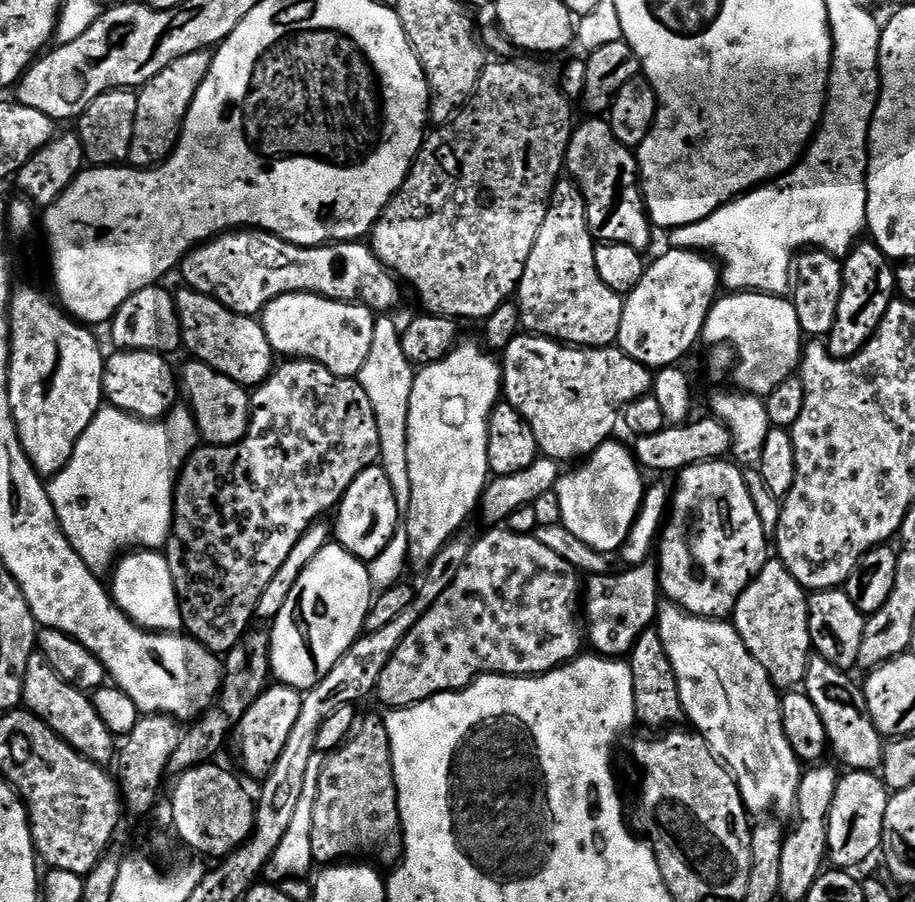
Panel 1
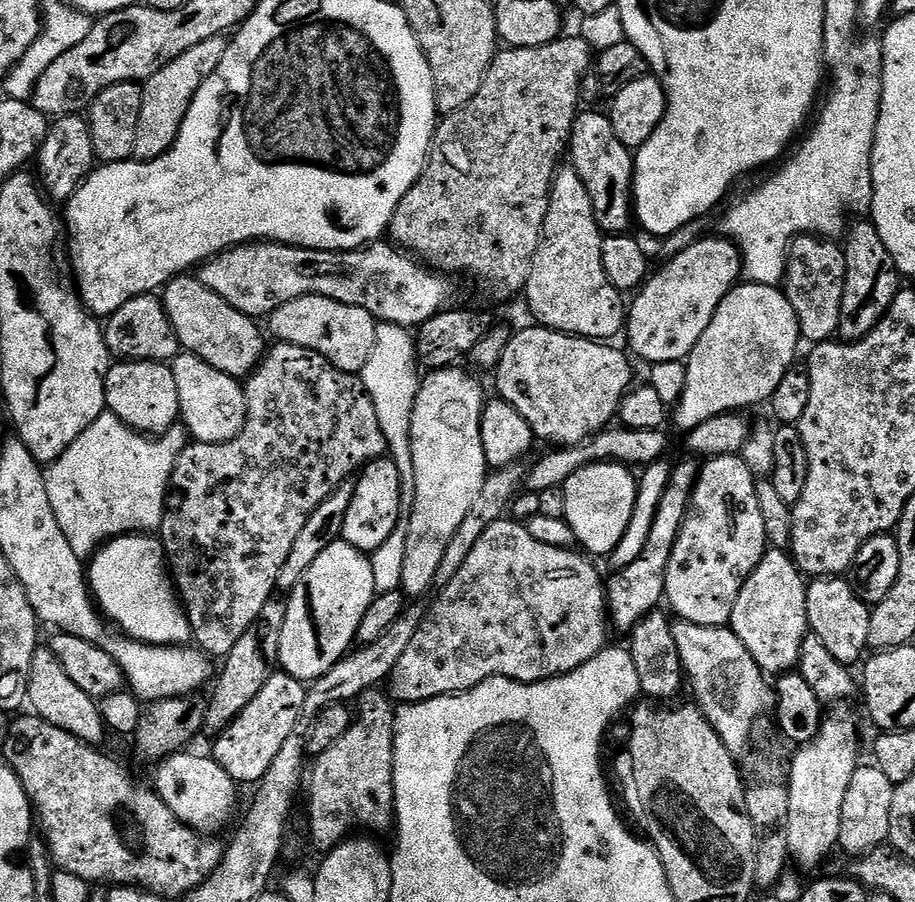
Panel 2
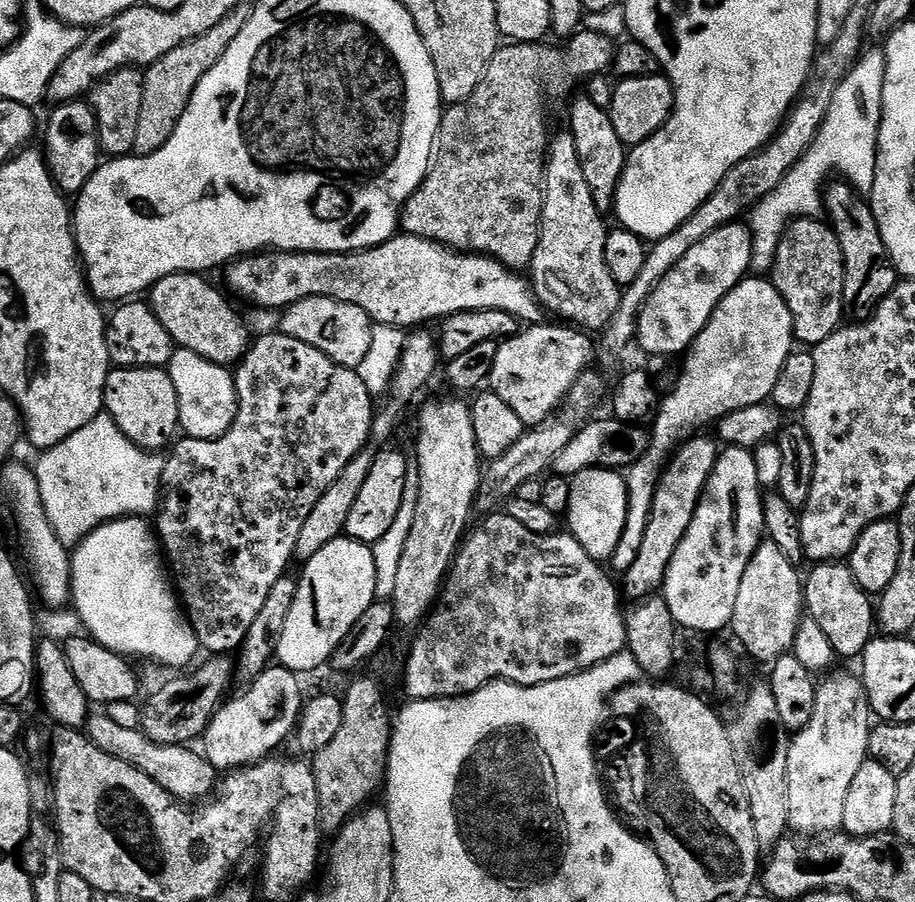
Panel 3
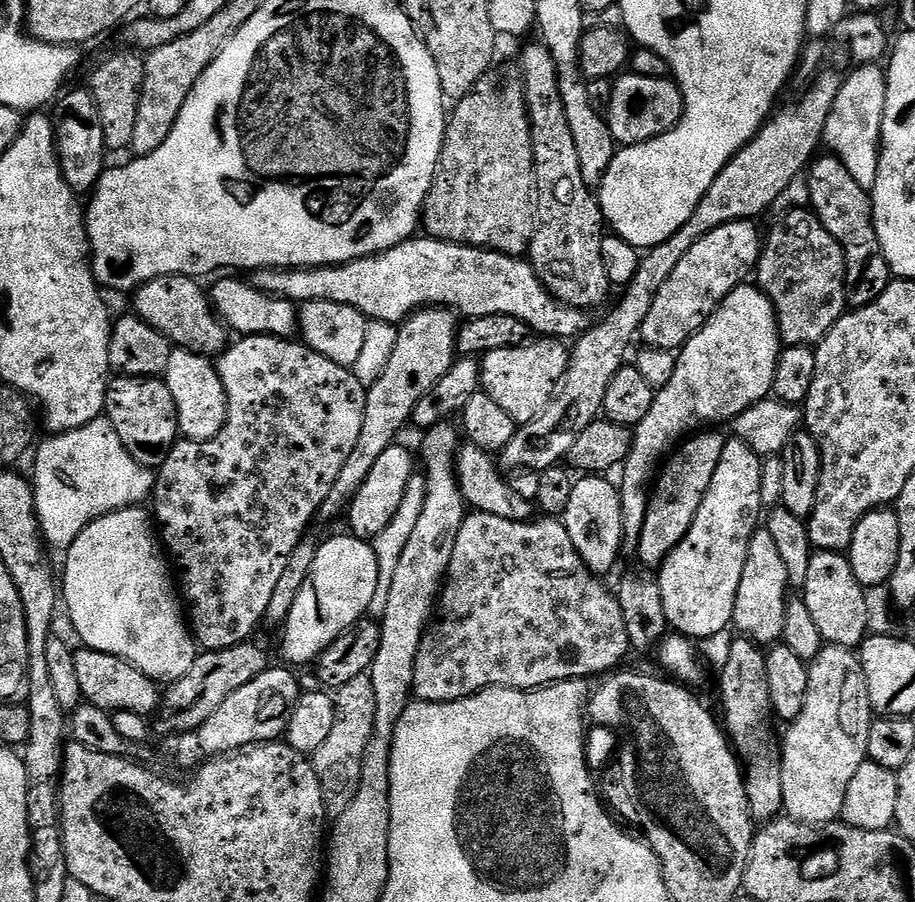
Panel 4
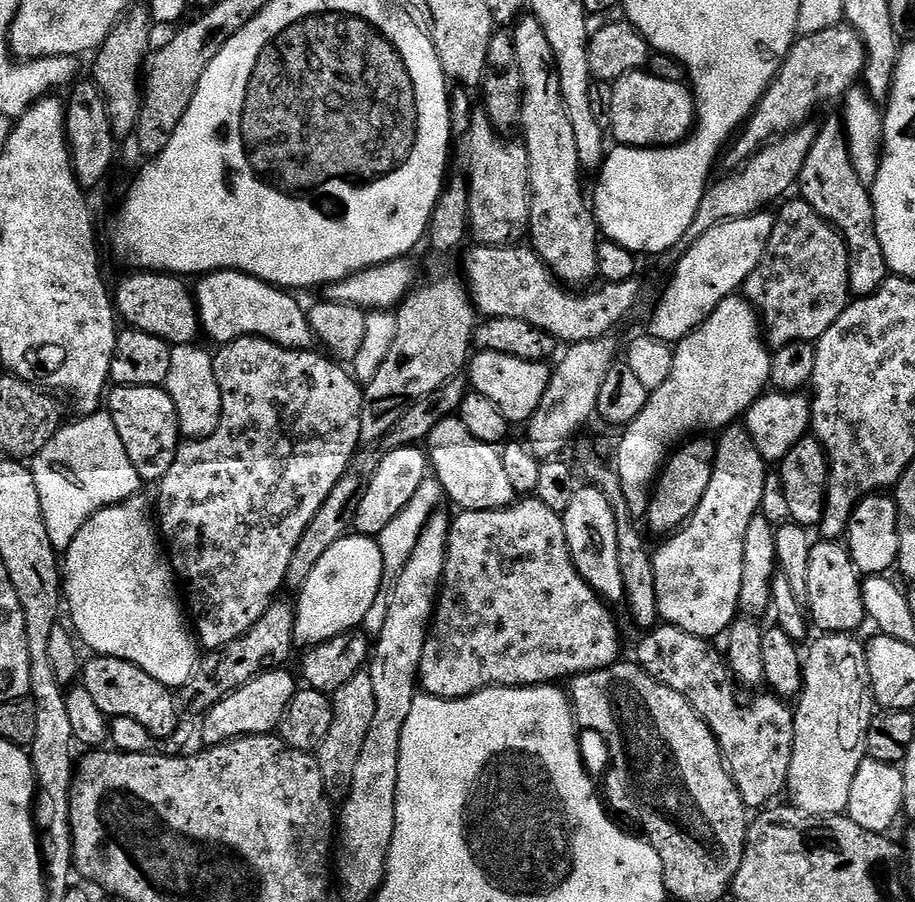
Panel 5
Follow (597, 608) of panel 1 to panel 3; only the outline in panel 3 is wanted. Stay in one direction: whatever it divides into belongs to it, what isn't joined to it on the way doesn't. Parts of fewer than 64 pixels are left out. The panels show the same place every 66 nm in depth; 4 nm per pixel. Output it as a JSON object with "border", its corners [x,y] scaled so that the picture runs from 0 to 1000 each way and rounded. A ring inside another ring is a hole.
{"border":[[[762,481],[755,488],[748,489],[727,514],[719,539],[715,543],[715,561],[710,561],[710,579],[706,588],[706,596],[702,601],[702,610],[697,610],[697,619],[693,619],[693,627],[689,627],[689,632],[680,639],[682,643],[680,656],[685,664],[687,661],[687,666],[707,665],[709,661],[725,653],[732,619],[737,619],[737,610],[741,610],[741,601],[745,601],[750,588],[754,588],[758,565],[763,565],[763,557],[767,552],[772,534],[788,503],[788,498],[779,492],[769,484],[769,481]]]}

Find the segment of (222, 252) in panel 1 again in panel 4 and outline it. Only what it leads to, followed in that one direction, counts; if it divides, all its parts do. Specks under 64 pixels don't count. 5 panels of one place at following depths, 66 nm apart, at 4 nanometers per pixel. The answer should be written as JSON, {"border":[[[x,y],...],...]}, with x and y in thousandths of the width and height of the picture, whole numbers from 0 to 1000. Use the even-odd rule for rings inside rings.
{"border":[[[459,265],[440,266],[435,273],[411,284],[398,284],[393,288],[384,288],[381,293],[369,293],[362,297],[285,297],[279,303],[278,315],[295,328],[318,335],[360,333],[366,337],[377,337],[390,341],[403,355],[416,355],[423,359],[436,360],[464,339],[484,339],[507,353],[550,350],[560,357],[565,355],[566,358],[583,364],[587,374],[613,379],[628,378],[643,367],[644,347],[623,341],[604,330],[586,307],[586,300],[576,287],[554,284],[552,279],[539,279],[536,275],[496,271],[492,266]]]}

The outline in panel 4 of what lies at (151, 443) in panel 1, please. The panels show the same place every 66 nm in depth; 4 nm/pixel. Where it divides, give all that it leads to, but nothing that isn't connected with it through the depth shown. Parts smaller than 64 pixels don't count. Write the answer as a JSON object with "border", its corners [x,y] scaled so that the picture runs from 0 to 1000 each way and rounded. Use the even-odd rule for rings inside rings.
{"border":[[[110,463],[98,468],[94,472],[90,472],[80,479],[68,479],[58,482],[57,488],[52,488],[44,497],[44,502],[39,506],[39,520],[33,527],[33,535],[39,547],[39,573],[44,576],[44,593],[54,609],[62,608],[66,614],[73,613],[74,606],[81,601],[81,596],[85,596],[85,592],[90,592],[90,588],[94,588],[94,583],[98,583],[98,579],[103,579],[107,574],[111,574],[116,570],[127,568],[130,563],[143,563],[153,561],[158,558],[157,553],[165,551],[168,545],[168,523],[167,520],[158,519],[156,514],[152,514],[148,508],[141,503],[133,494],[133,490],[129,486],[129,481],[125,477],[122,469],[116,463]]]}

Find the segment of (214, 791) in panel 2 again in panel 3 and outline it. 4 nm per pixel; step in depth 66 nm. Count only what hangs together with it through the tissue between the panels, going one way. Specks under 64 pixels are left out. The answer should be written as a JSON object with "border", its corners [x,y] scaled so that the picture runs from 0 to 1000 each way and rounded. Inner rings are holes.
{"border":[[[116,792],[102,793],[94,804],[94,815],[101,825],[113,835],[155,854],[162,861],[168,863],[177,876],[181,876],[191,887],[198,889],[219,889],[232,881],[237,855],[224,839],[200,826],[177,828],[158,818],[152,808],[140,808],[122,800]],[[236,860],[236,861],[235,861]],[[232,864],[233,869],[232,869]],[[214,887],[214,888],[205,888]]]}

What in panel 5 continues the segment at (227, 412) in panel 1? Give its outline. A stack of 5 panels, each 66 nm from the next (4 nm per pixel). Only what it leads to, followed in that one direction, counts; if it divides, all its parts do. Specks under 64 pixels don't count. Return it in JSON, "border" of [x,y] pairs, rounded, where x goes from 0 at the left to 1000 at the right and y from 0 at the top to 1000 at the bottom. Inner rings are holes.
{"border":[[[197,384],[188,391],[181,432],[190,446],[195,459],[198,484],[205,488],[223,488],[238,477],[243,463],[243,437],[232,405],[233,391],[222,390],[215,384]]]}

